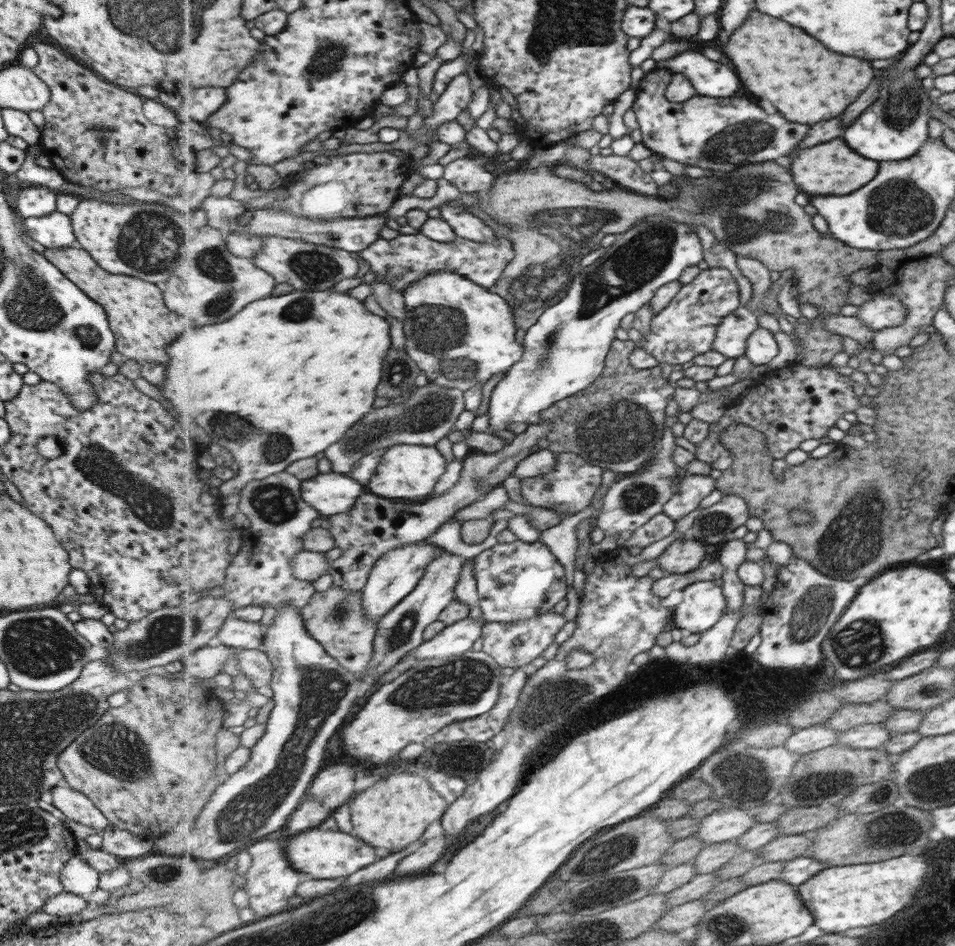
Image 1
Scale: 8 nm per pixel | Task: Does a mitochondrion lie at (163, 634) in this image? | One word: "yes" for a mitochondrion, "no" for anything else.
yes

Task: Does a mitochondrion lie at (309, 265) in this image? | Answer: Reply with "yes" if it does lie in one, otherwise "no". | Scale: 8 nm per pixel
yes

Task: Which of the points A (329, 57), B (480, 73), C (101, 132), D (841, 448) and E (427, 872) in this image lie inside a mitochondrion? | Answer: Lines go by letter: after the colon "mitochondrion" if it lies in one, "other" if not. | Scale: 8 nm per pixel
A: mitochondrion
B: other
C: mitochondrion
D: other
E: other

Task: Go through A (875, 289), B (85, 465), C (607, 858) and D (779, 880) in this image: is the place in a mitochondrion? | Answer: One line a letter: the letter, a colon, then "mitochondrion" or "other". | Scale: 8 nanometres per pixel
A: other
B: mitochondrion
C: mitochondrion
D: other

